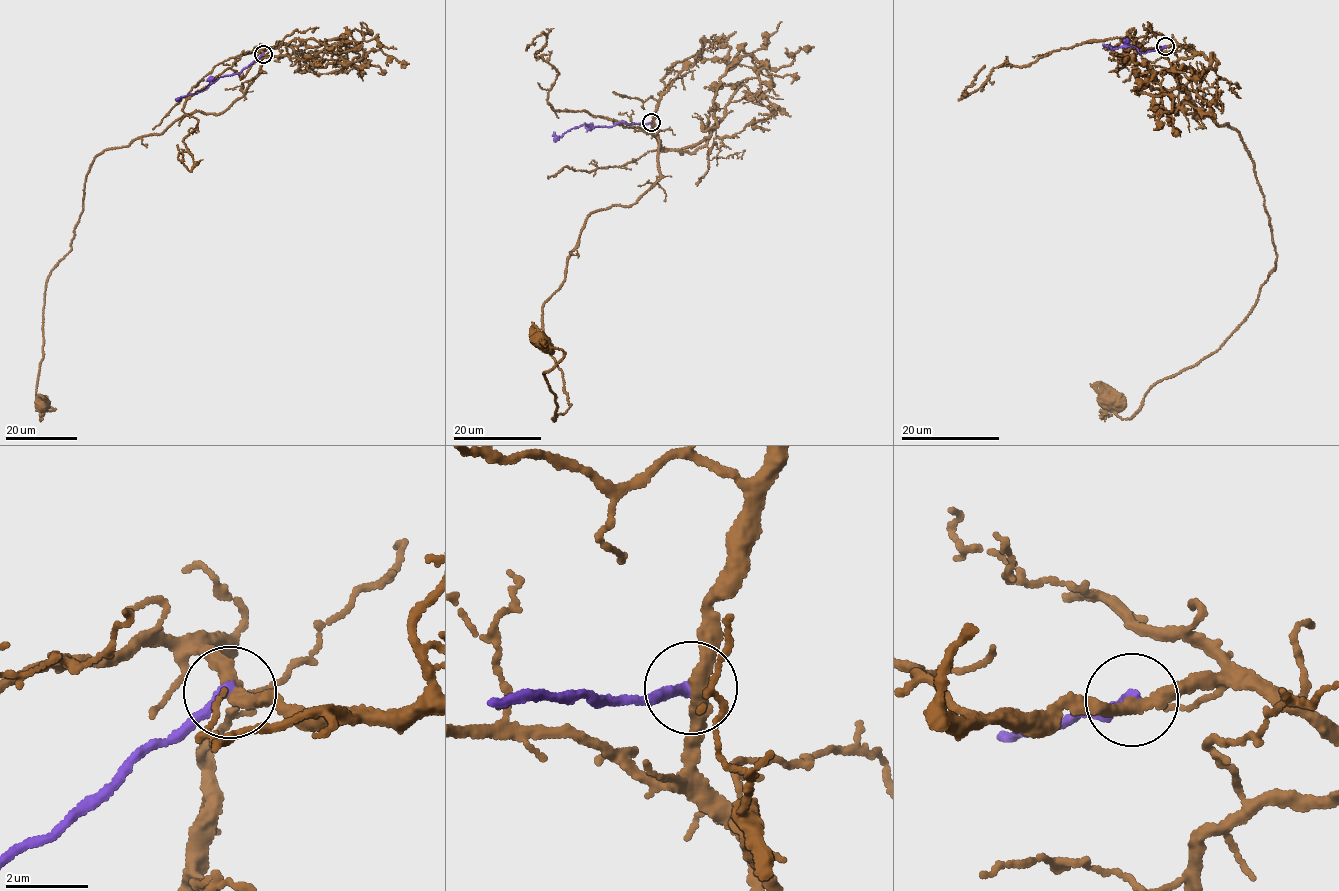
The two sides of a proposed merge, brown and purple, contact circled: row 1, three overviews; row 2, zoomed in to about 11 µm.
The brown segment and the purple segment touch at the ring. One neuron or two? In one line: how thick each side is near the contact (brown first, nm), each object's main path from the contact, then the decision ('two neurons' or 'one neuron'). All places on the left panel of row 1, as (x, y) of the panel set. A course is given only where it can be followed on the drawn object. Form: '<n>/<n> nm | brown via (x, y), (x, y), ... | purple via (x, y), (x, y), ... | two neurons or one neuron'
320/260 nm | brown via (263, 54), (222, 112), (193, 111), (95, 157), (71, 250), (47, 283), (36, 391), (55, 409), (43, 405) | purple via (263, 54), (239, 73), (220, 77), (205, 89), (176, 100) | two neurons

